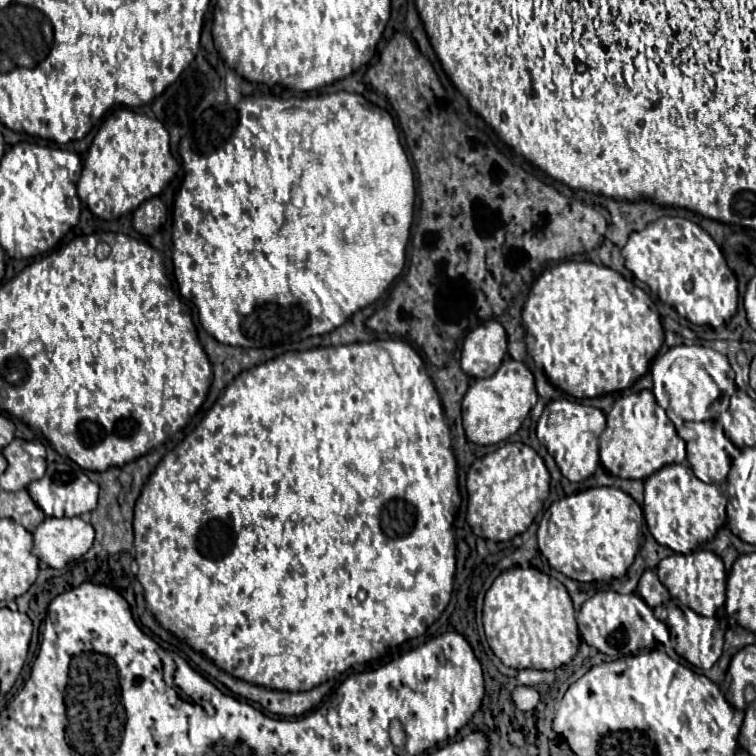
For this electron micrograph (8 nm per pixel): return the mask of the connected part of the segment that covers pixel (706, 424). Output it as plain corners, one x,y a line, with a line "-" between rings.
713,421
686,422
679,428
679,436
687,442
687,460
693,468
693,474
709,484
721,484
731,468
732,461
740,454
725,435
723,429

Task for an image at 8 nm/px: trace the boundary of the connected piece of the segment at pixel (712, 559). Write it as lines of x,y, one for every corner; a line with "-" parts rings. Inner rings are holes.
709,550
667,556
659,562
657,576
673,598
677,598
681,604
689,606
701,616
715,616
717,608
725,604
725,580
727,580
725,566
721,558

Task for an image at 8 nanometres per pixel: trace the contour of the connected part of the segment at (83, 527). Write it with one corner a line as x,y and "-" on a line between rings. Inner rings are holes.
45,518
33,534
33,552
51,568
65,568
93,546
93,536
93,526
83,518

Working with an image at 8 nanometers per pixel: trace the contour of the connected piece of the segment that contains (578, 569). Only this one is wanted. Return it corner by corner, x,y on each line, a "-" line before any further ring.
589,488
565,496
549,506
539,530
539,550
551,568
577,582
613,580
627,573
641,545
643,510
629,494
617,488

